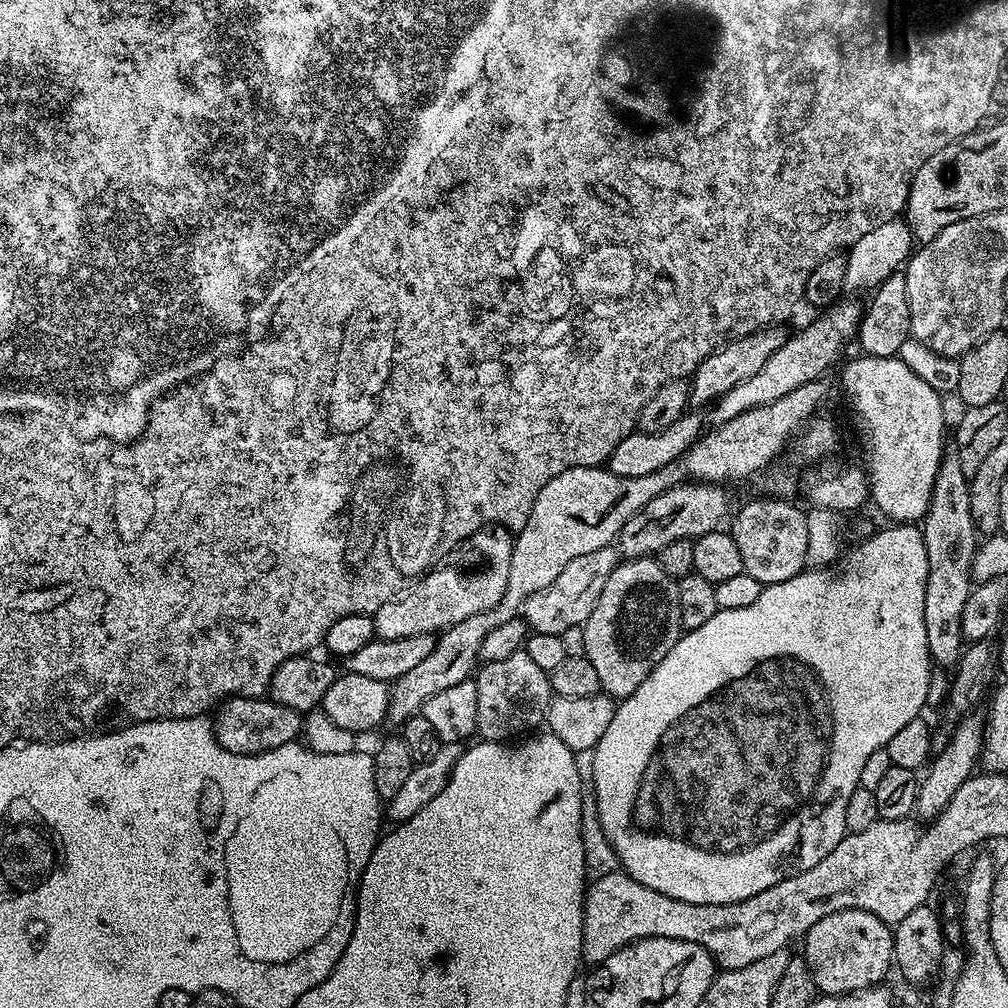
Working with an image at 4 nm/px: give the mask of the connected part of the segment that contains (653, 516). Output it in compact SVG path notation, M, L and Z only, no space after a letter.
M681 482L670 490L658 494L634 518L622 526L618 537L618 552L624 558L655 557L670 542L675 540L695 540L702 534L710 534L729 519L728 496L719 484L701 484L699 482Z

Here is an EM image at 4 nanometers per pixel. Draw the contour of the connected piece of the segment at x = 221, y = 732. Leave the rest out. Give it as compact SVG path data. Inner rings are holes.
M233 696L221 703L214 712L214 735L226 750L243 756L256 756L278 746L297 743L304 731L304 716L290 706L277 704L271 698Z

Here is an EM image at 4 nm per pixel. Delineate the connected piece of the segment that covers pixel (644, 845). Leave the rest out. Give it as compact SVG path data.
M896 522L892 528L884 528L881 532L873 534L869 540L864 540L861 544L856 544L852 549L845 551L837 559L831 570L805 570L798 573L794 578L786 582L778 582L764 587L762 594L758 594L758 602L753 602L751 606L742 606L742 610L726 610L721 608L710 618L710 622L705 622L703 626L685 631L680 640L672 647L670 654L654 666L654 670L634 690L634 694L627 696L625 700L619 701L616 705L616 713L606 726L606 734L598 742L598 746L592 749L594 754L594 791L597 794L598 802L598 821L601 822L602 833L609 840L610 846L613 847L614 854L619 860L619 867L627 872L642 886L650 886L650 890L658 890L658 894L666 894L666 898L678 898L678 902L694 902L695 904L729 904L730 902L742 902L746 898L754 898L754 894L762 894L762 890L770 890L778 882L790 878L794 874L802 874L802 870L810 870L810 866L818 866L838 842L848 832L846 826L846 802L850 802L850 794L860 787L862 778L862 766L866 766L866 758L874 754L874 750L883 748L906 726L906 722L917 719L924 708L924 703L928 700L928 687L932 684L931 668L934 668L934 661L931 654L928 653L926 646L926 622L924 621L924 599L926 598L926 546L924 545L923 531L912 522Z

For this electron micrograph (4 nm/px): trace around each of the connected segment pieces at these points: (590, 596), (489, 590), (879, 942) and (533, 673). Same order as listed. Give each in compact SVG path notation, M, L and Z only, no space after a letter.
M612 546L582 554L582 558L574 558L574 562L570 562L570 566L566 566L566 570L562 570L562 574L558 574L558 578L546 586L546 590L538 590L526 600L522 609L524 623L532 632L555 636L571 628L581 627L590 618L598 602L598 594L602 594L617 563L618 552Z
M489 526L479 535L466 537L447 562L425 572L419 582L413 583L416 584L413 588L411 585L407 591L386 602L374 613L377 637L397 640L411 636L432 636L470 619L474 614L498 606L498 602L502 602L502 594L506 594L512 541L513 537L499 526Z
M838 910L834 914L826 914L822 922L814 922L810 930L804 933L802 945L804 952L802 959L812 971L812 977L817 989L826 996L845 996L848 992L861 992L864 988L875 988L881 983L880 980L887 974L888 968L893 967L892 958L892 933L893 929L882 922L874 914L866 910Z
M524 651L510 654L509 658L499 662L484 664L474 679L478 686L477 735L483 741L505 743L527 735L545 723L549 702L554 695L551 677Z

